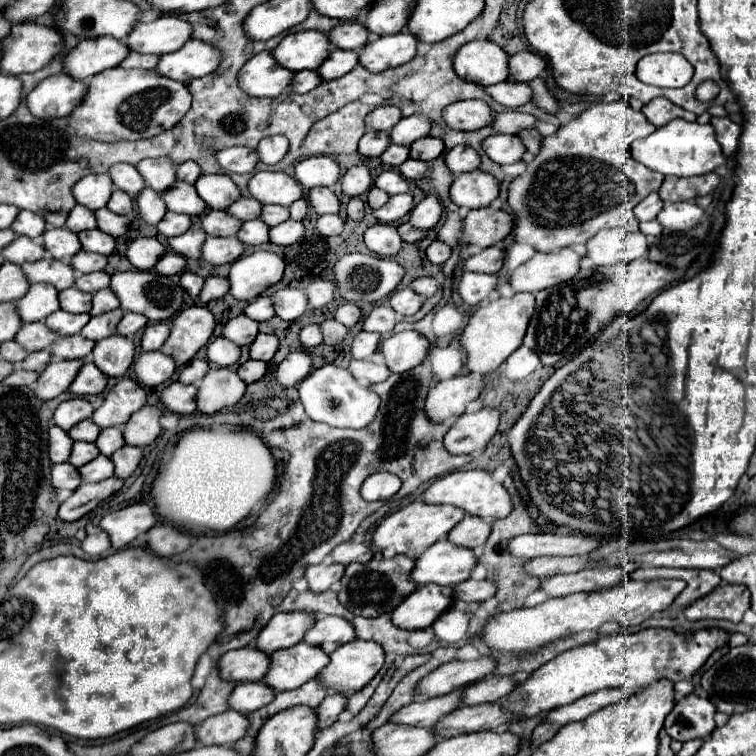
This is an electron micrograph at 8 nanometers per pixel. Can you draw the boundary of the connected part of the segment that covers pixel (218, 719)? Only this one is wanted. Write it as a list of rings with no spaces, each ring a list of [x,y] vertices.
[[[225,711],[205,719],[195,727],[201,745],[225,745],[233,747],[249,731],[249,719],[239,711]]]

